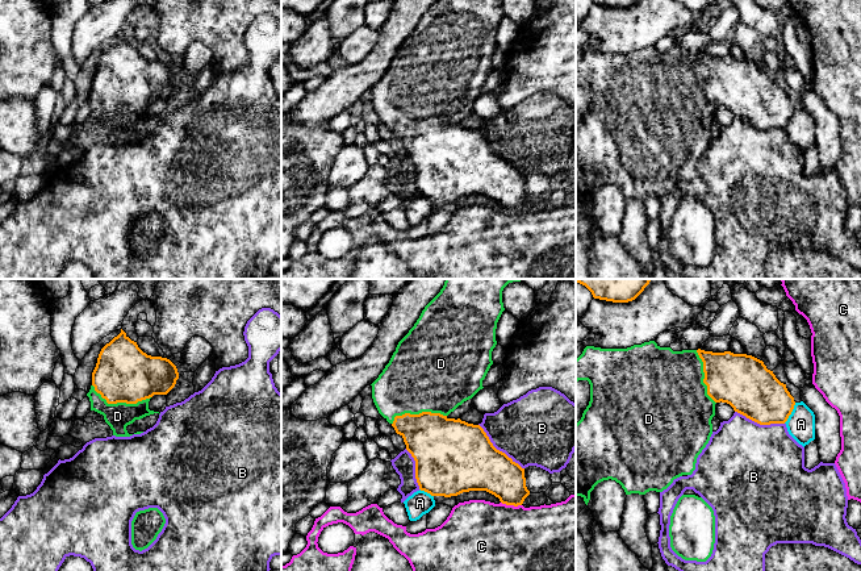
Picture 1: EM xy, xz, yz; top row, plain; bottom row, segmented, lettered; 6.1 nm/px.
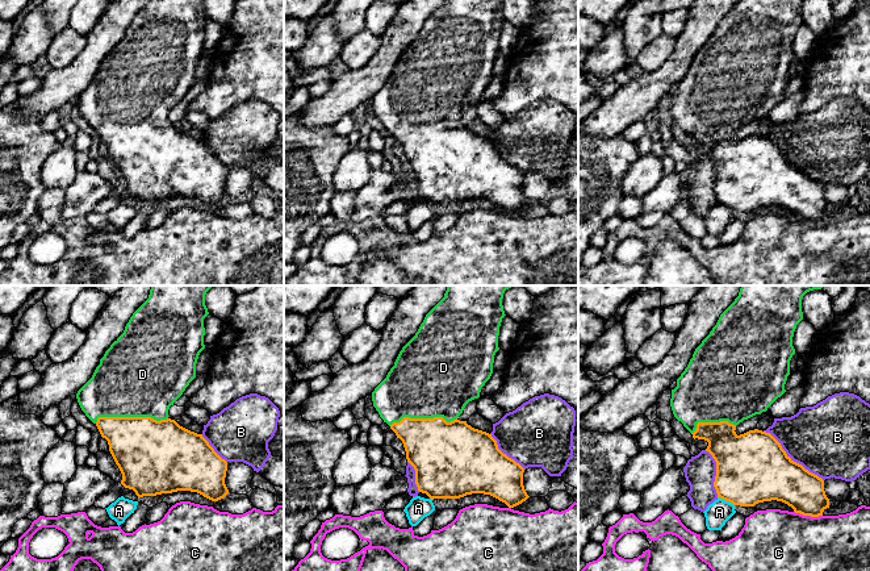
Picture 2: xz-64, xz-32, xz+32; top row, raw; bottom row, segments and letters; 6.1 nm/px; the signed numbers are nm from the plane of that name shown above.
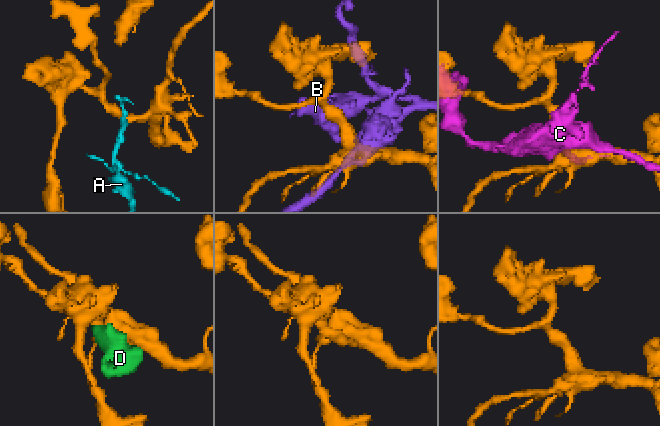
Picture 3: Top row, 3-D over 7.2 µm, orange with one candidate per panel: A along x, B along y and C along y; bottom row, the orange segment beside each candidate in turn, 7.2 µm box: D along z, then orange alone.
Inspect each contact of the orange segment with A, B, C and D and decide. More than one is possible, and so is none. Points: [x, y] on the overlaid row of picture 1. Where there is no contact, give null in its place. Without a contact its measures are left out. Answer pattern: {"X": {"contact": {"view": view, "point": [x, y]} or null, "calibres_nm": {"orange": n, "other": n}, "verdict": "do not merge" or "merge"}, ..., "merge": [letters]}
{"A": {"contact": {"view": "yz", "point": [790, 413]}, "calibres_nm": {"orange": 300, "other": 180}, "verdict": "do not merge"}, "B": {"contact": {"view": "xz", "point": [498, 450]}, "calibres_nm": {"orange": 420, "other": 440}, "verdict": "do not merge"}, "C": {"contact": {"view": "xz", "point": [511, 504]}, "calibres_nm": {"orange": 260, "other": 420}, "verdict": "do not merge"}, "D": {"contact": {"view": "xy", "point": [120, 401]}, "calibres_nm": {"orange": 360, "other": 160}, "verdict": "merge"}, "merge": ["D"]}

